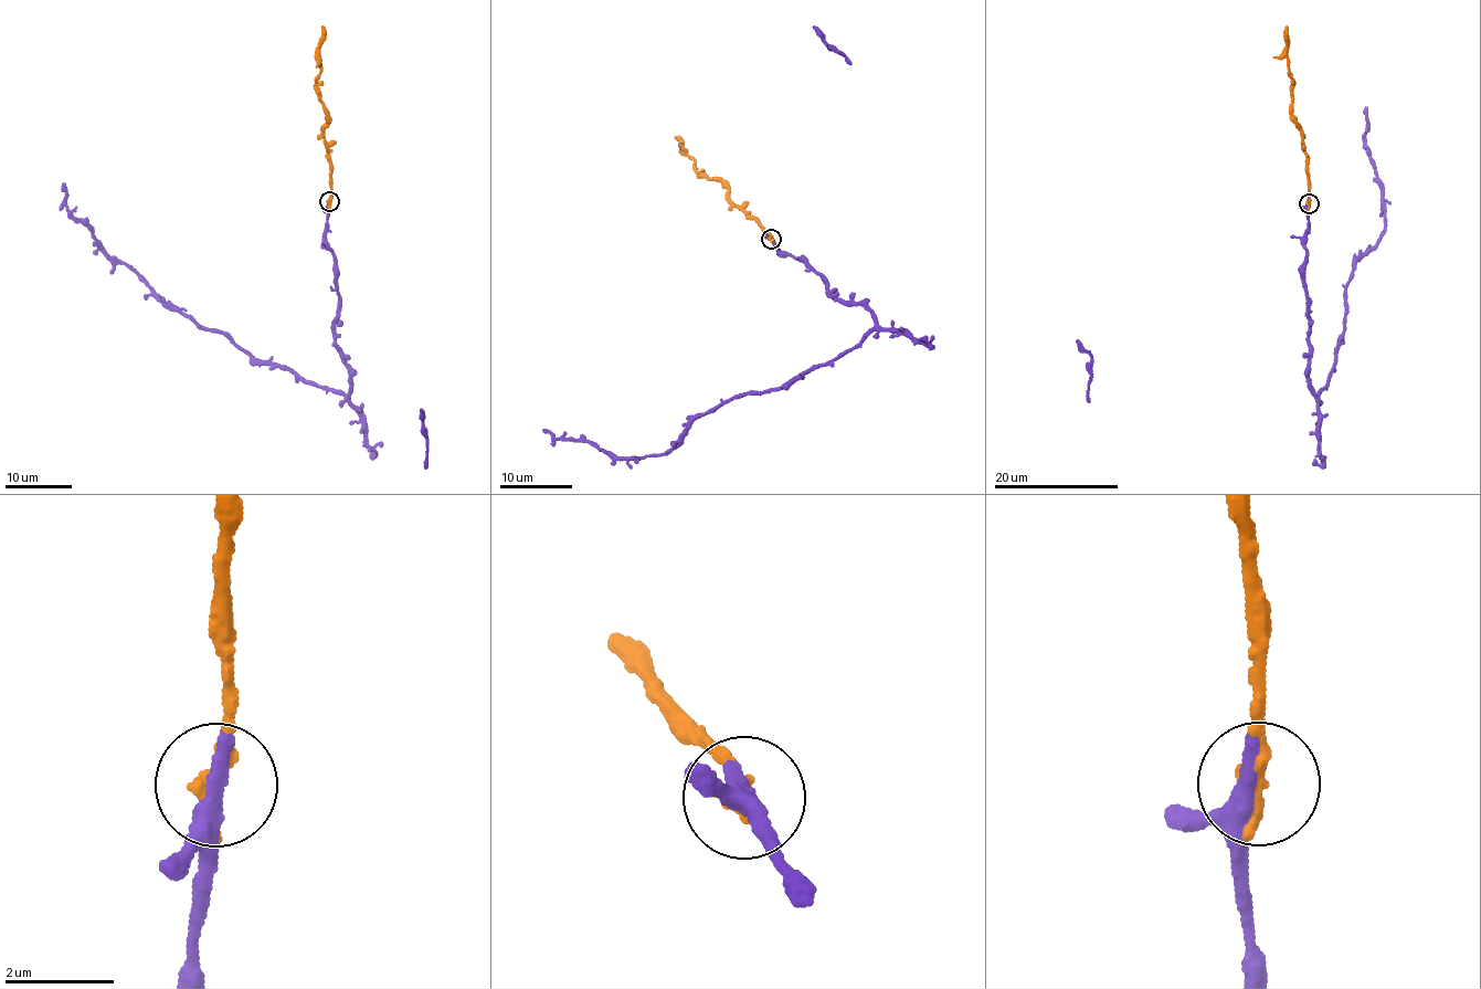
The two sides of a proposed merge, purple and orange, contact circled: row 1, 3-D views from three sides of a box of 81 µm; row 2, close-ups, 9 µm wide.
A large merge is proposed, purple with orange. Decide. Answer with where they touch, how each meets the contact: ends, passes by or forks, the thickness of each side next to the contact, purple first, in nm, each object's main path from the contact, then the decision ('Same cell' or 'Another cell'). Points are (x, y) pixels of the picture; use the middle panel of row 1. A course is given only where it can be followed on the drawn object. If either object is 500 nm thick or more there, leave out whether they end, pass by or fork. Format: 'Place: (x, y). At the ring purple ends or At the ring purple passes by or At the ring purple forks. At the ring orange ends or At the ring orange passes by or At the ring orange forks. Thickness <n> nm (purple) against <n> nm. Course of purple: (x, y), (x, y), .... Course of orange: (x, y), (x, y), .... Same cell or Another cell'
Place: (771, 239). At the ring purple ends. At the ring orange ends. Thickness 460 nm (purple) against 320 nm. Course of purple: (772, 238), (839, 302), (869, 309), (875, 326), (856, 346), (726, 401), (659, 454), (628, 459), (542, 429). Course of orange: (772, 238), (727, 197), (721, 182), (697, 170), (696, 161), (675, 139). Same cell

